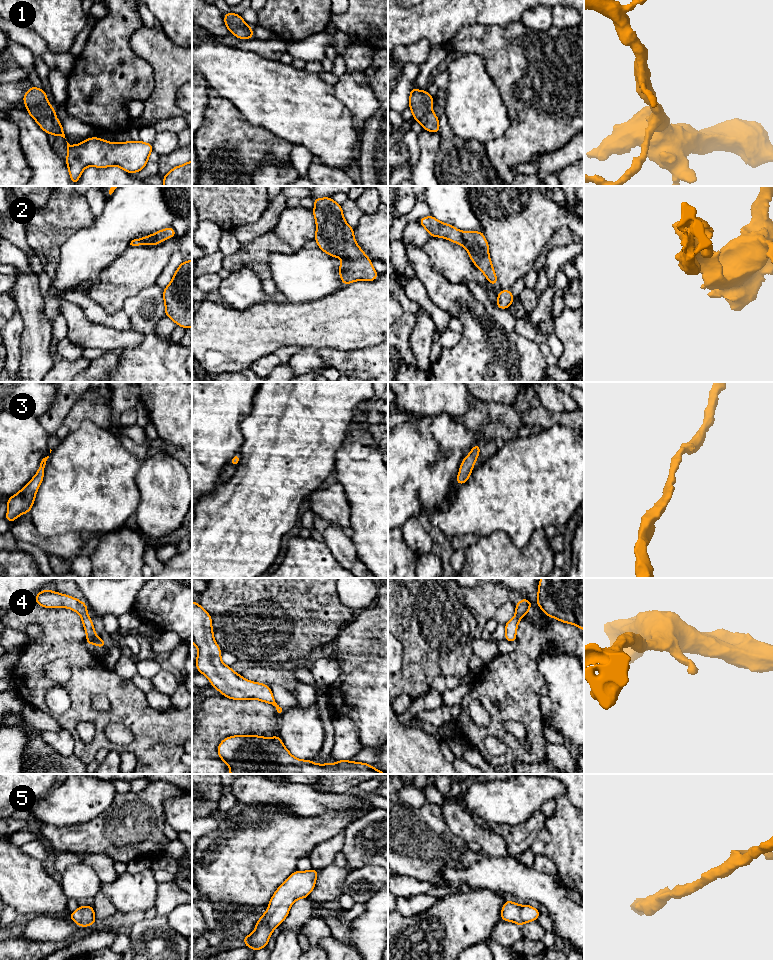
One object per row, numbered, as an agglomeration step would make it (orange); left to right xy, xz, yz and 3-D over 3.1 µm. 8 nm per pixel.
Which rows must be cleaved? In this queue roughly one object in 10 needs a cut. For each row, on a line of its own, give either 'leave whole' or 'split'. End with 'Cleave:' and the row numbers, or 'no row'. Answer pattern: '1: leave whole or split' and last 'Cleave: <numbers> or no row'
1: leave whole
2: leave whole
3: leave whole
4: leave whole
5: leave whole
Cleave: no row

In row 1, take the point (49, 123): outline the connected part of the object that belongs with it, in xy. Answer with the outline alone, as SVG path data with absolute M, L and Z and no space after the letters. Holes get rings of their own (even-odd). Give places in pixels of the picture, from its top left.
M32 85L21 101L26 104L26 111L43 131L65 138L63 127L55 115L55 109L48 103L47 94L44 90Z

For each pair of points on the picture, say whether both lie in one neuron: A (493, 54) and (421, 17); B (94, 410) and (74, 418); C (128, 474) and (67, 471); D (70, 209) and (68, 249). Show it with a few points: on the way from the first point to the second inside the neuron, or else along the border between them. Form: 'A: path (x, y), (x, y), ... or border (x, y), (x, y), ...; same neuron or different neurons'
A: border (477, 25), (462, 27), (447, 45); different neurons
B: path (89, 410), (82, 410), (79, 413); same neuron
C: path (113, 474), (82, 472); same neuron
D: border (89, 225), (75, 231), (61, 245), (60, 260); different neurons

